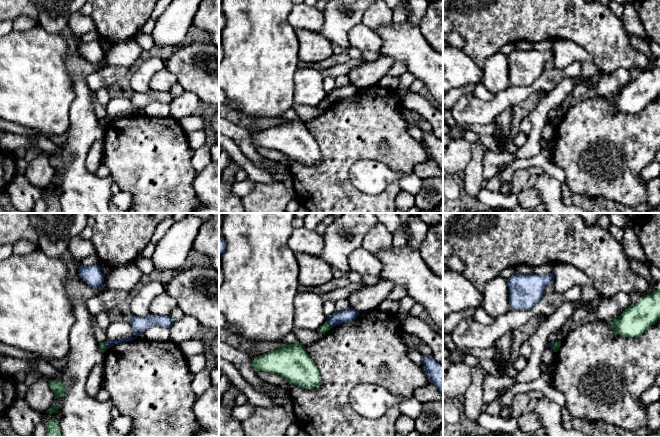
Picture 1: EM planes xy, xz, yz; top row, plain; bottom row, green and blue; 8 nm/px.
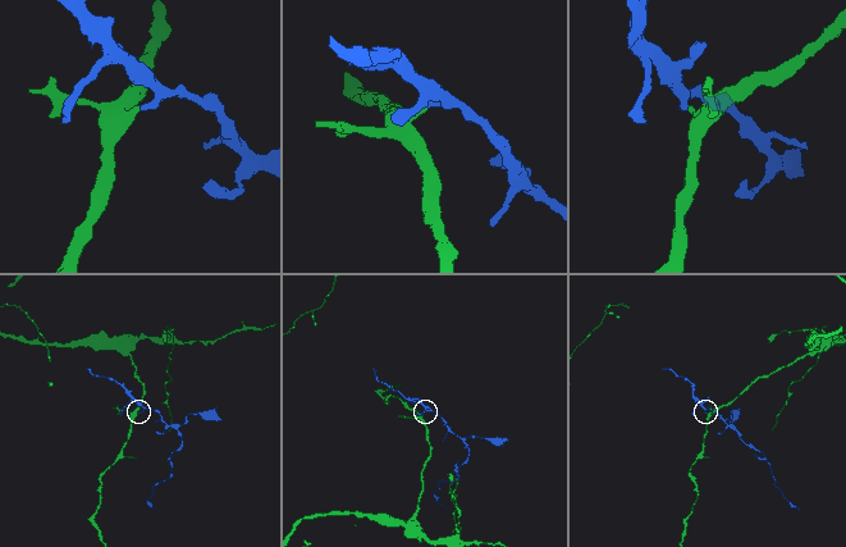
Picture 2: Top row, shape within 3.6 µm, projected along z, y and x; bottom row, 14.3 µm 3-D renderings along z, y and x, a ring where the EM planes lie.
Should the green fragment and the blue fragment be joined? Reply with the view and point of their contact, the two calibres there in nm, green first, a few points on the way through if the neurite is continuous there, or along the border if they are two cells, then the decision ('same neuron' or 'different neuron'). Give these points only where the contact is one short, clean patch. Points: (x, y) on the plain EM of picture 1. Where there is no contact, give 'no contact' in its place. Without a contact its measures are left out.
contact xy (105, 121); calibres 60 and 50 nm; border xy (104, 118), (106, 124); different neuron

